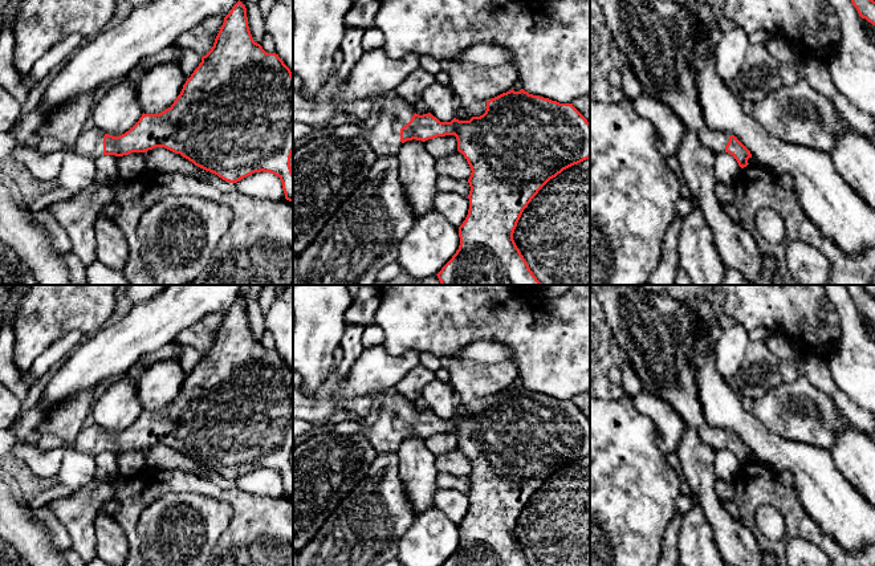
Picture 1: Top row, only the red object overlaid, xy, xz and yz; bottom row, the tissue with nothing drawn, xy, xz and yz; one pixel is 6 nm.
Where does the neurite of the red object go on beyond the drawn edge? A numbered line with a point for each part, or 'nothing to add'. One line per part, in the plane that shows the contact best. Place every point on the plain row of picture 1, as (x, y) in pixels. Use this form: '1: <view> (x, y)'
1: xz (383, 435)

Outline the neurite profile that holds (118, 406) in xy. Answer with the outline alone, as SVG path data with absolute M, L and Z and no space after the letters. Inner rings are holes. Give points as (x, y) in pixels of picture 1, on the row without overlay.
M135 362L122 376L110 382L93 403L94 424L119 433L139 418L143 408L137 394L137 379L147 368L145 363Z

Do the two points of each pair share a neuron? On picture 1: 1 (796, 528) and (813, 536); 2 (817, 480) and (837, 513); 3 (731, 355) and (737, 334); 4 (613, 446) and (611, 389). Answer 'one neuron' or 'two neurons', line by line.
1: one neuron
2: one neuron
3: one neuron
4: two neurons

